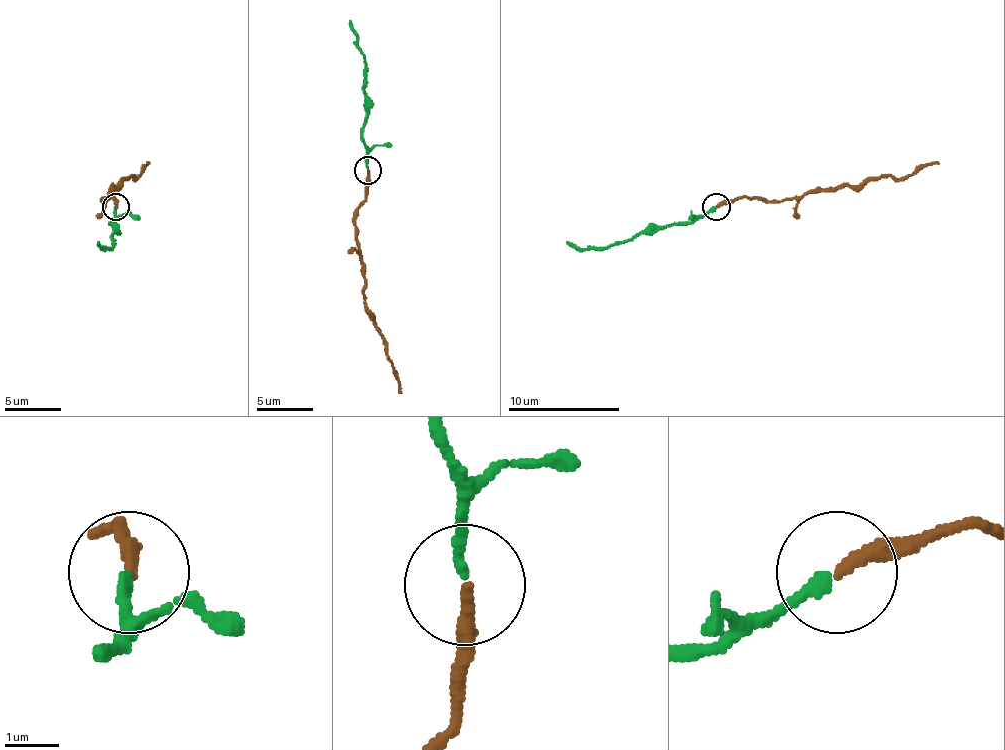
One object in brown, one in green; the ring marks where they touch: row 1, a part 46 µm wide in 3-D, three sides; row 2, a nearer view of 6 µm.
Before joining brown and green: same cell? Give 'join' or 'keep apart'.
join

